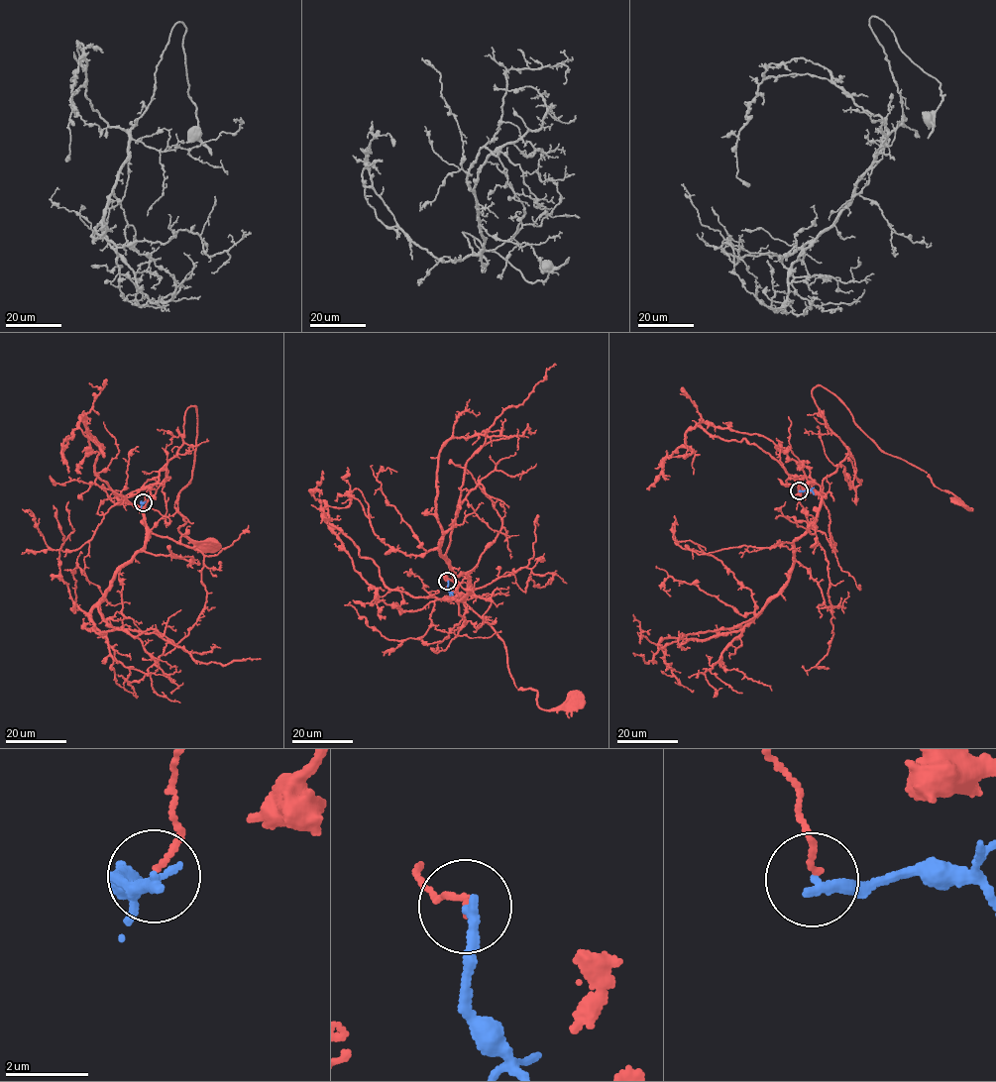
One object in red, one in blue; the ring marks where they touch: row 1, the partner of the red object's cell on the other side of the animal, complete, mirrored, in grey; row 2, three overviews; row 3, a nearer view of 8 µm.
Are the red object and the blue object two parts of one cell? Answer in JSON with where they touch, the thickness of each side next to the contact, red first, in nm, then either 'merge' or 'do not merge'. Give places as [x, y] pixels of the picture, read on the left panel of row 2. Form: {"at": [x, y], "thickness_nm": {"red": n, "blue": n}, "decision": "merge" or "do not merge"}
{"at": [143, 502], "thickness_nm": {"red": 120, "blue": 280}, "decision": "do not merge"}

